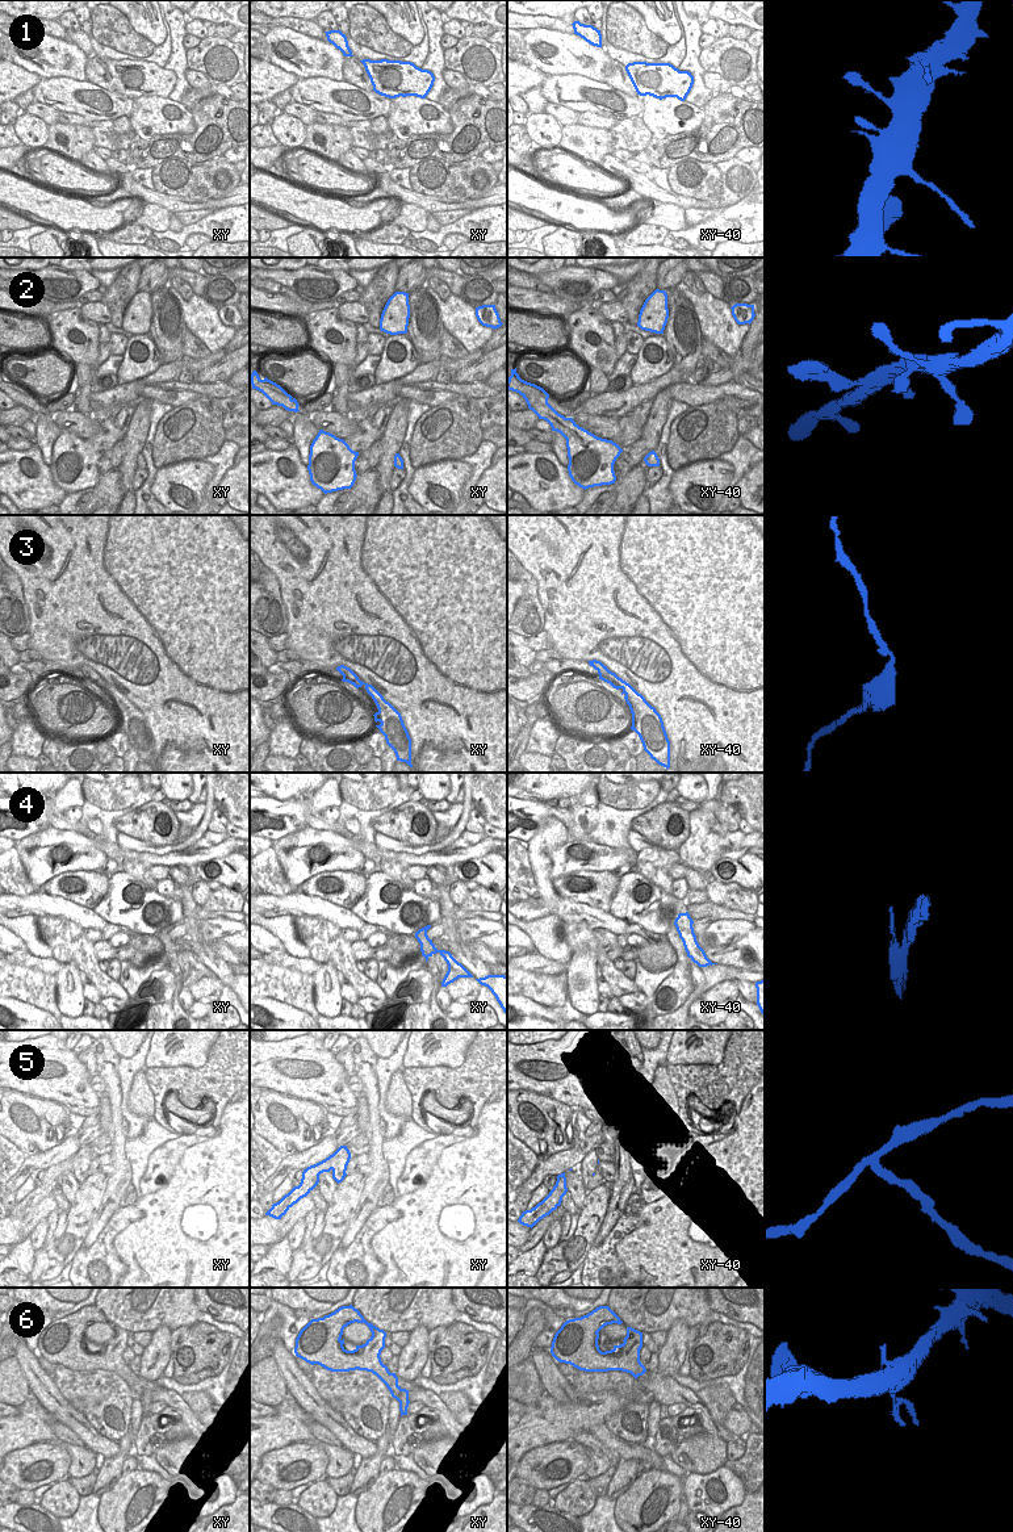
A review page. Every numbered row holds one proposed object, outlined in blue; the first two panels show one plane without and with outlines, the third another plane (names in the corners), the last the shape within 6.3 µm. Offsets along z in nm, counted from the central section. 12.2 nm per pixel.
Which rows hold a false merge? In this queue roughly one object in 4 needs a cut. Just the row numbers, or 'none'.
5

